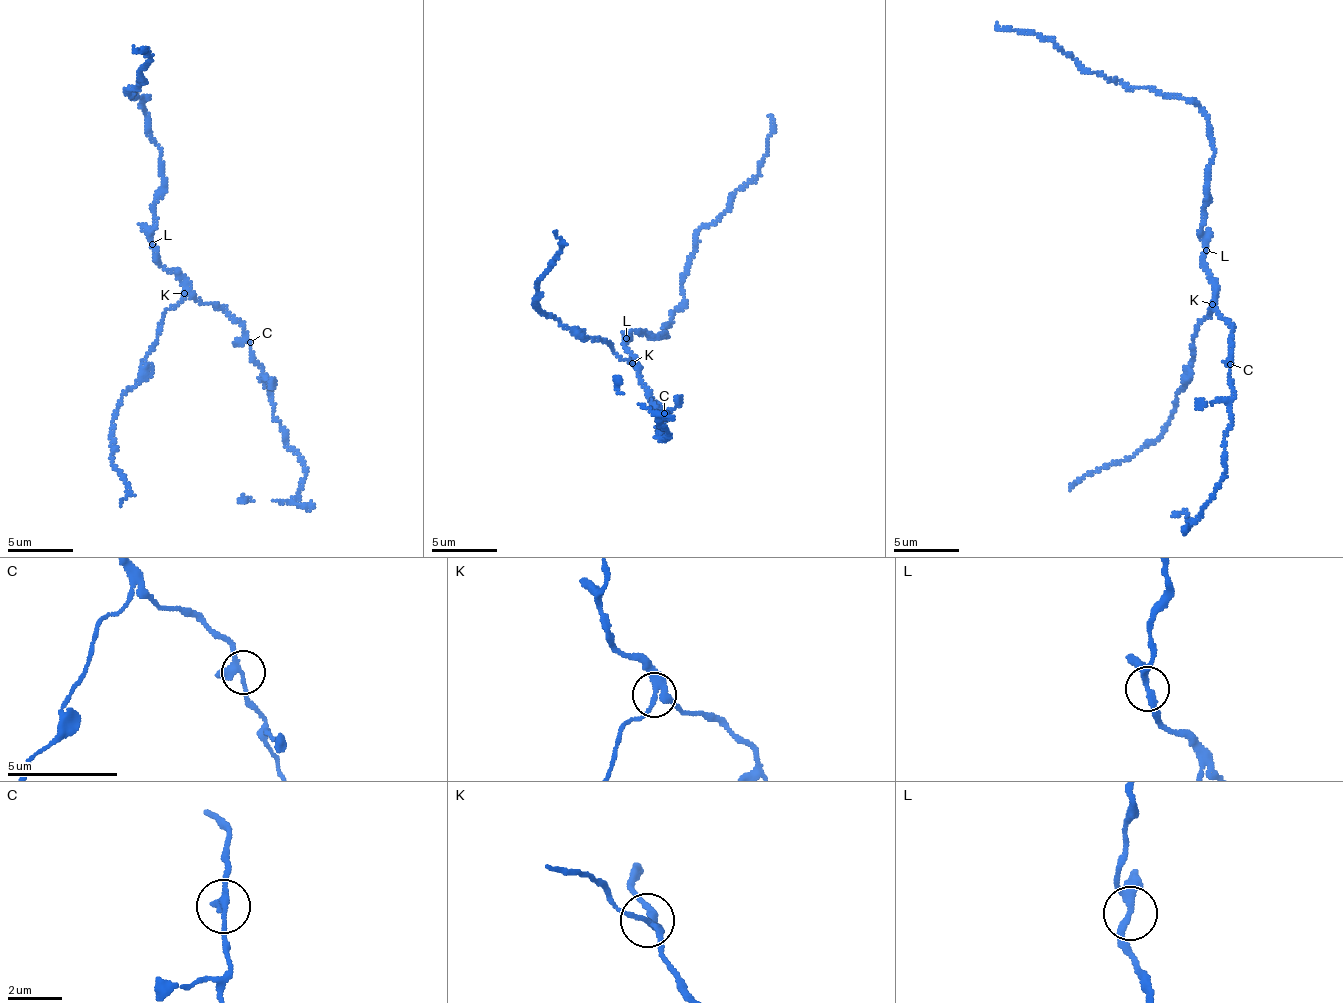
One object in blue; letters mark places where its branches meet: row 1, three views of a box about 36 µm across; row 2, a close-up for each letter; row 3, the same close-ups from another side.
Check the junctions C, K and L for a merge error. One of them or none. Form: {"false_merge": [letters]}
{"false_merge": ["K"]}

